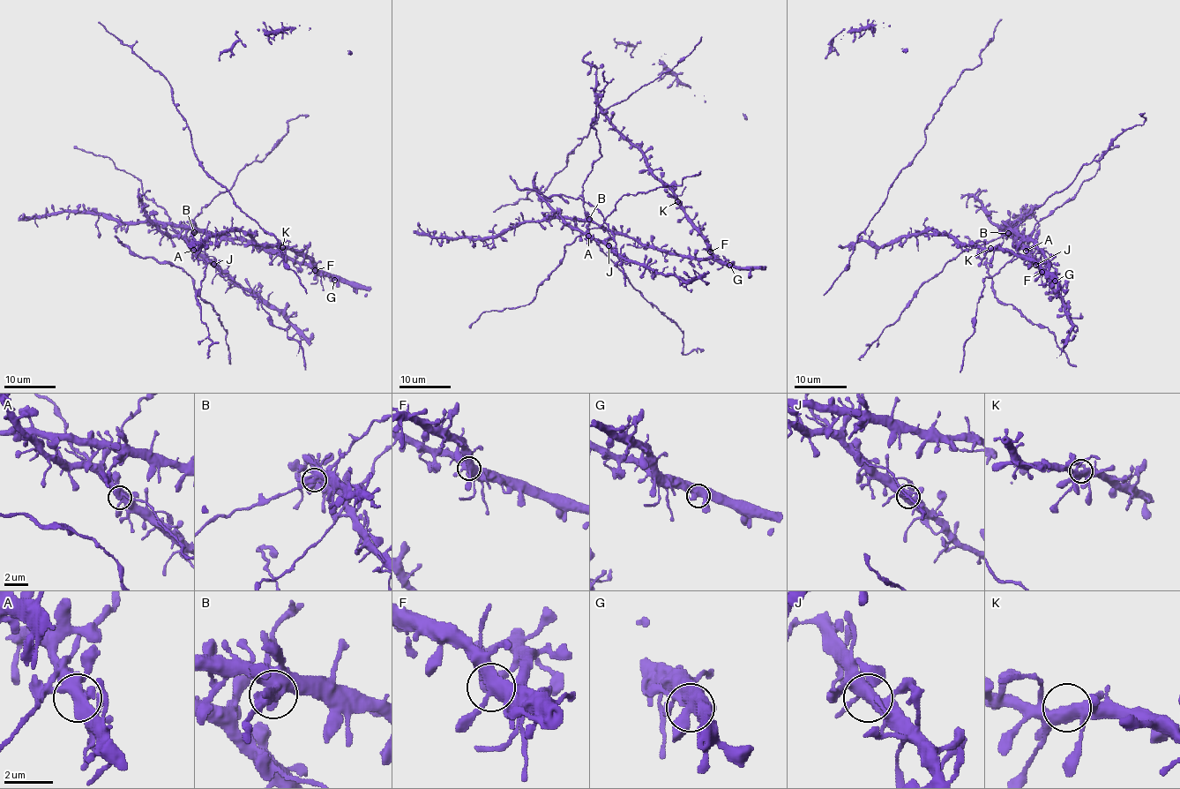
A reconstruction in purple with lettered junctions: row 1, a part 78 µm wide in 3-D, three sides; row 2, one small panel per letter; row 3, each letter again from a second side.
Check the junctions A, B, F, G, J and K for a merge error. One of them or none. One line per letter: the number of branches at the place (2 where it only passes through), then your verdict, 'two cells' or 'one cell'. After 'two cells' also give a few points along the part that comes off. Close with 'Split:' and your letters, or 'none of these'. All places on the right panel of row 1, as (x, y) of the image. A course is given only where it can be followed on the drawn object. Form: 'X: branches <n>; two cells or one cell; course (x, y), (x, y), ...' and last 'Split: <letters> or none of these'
A: branches 3; one cell
B: branches 3; two cells; course (1009, 233), (1036, 207), (1066, 187), (1084, 165), (1098, 161), (1126, 130), (1140, 125), (1146, 119), (1141, 114)
F: branches 3; one cell
G: branches 3; one cell
J: branches 3; one cell
K: branches 3; one cell
Split: B

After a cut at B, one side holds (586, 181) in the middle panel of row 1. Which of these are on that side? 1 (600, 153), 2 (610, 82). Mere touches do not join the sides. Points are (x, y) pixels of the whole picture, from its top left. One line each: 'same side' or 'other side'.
1: same side
2: same side

